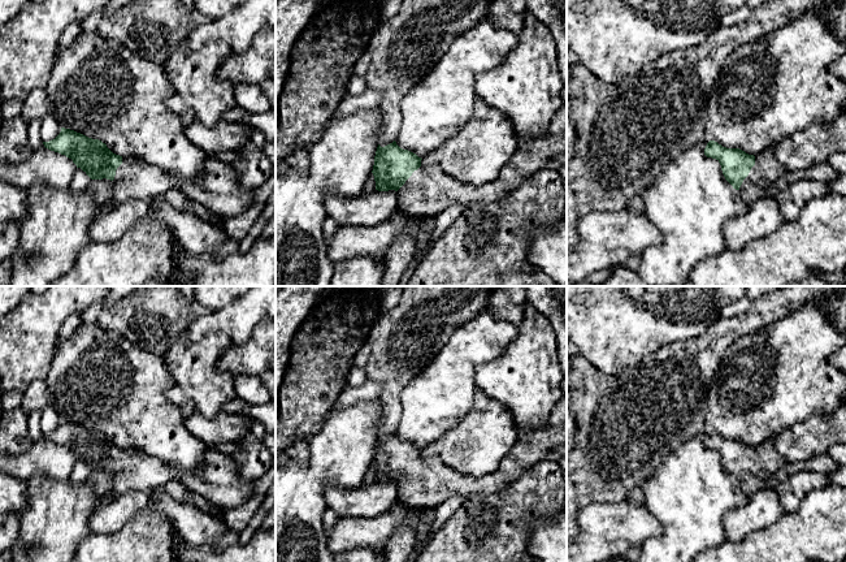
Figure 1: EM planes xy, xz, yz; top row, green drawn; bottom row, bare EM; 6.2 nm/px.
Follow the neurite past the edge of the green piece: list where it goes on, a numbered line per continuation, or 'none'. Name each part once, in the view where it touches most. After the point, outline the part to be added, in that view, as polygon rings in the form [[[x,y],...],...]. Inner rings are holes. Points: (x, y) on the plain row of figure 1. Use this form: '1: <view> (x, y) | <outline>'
1: yz (767, 461) | [[[769,438],[755,446],[755,457],[743,471],[738,483],[749,496],[758,490],[768,489],[769,477],[785,463],[786,461],[776,449],[773,438]]]

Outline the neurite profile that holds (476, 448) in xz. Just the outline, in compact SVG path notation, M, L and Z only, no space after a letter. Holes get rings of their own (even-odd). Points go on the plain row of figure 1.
M476 386L470 411L459 425L424 448L421 457L437 457L457 474L489 476L516 445L519 435L511 410Z

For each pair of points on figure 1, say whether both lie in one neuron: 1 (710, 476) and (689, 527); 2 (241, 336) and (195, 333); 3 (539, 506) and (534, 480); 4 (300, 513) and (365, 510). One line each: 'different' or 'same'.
1: same
2: same
3: same
4: different

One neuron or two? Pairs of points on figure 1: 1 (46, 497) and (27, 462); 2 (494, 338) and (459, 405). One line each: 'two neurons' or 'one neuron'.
1: two neurons
2: one neuron

